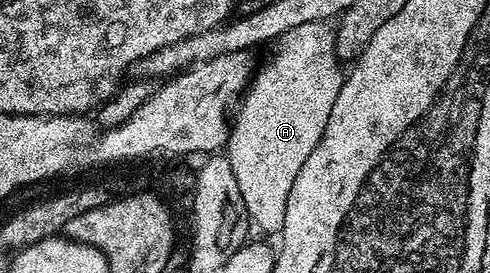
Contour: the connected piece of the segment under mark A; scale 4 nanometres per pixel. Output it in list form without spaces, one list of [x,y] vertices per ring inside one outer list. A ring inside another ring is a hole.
[[[331,22],[291,28],[274,48],[272,60],[255,72],[235,108],[226,158],[234,169],[249,220],[264,231],[279,232],[294,177],[298,177],[298,169],[306,165],[306,157],[319,145],[346,75],[343,70],[340,72],[342,61],[336,55],[336,33]]]

